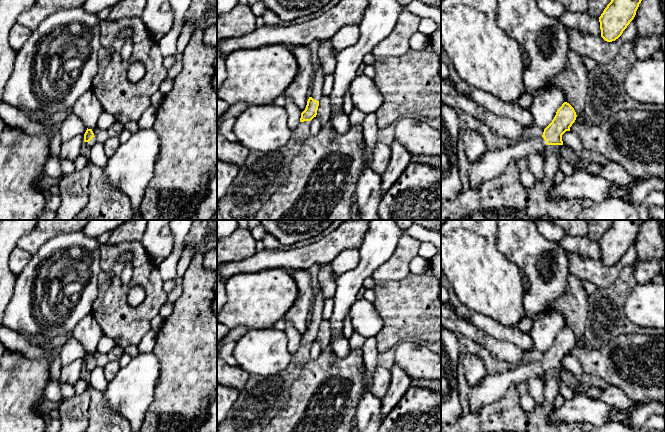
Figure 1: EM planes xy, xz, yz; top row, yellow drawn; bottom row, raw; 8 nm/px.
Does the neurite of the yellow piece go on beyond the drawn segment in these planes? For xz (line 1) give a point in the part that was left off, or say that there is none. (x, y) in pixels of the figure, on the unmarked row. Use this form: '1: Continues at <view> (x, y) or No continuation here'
1: Continues at xz (315, 316)

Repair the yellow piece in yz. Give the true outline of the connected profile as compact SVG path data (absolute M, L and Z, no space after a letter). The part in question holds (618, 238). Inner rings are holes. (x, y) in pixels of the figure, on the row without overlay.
M614 220L599 241L601 261L612 266L618 263L634 243L645 220Z

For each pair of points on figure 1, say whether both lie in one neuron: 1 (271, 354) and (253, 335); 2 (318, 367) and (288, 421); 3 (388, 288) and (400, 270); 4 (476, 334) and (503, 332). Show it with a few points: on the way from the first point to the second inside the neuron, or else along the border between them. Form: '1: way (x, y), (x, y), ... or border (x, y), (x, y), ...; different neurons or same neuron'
1: way (266, 349), (257, 340); same neuron
2: way (318, 380), (306, 403), (301, 408); same neuron
3: border (410, 273), (399, 280), (377, 281); different neurons
4: border (472, 323), (495, 338), (510, 342); different neurons

